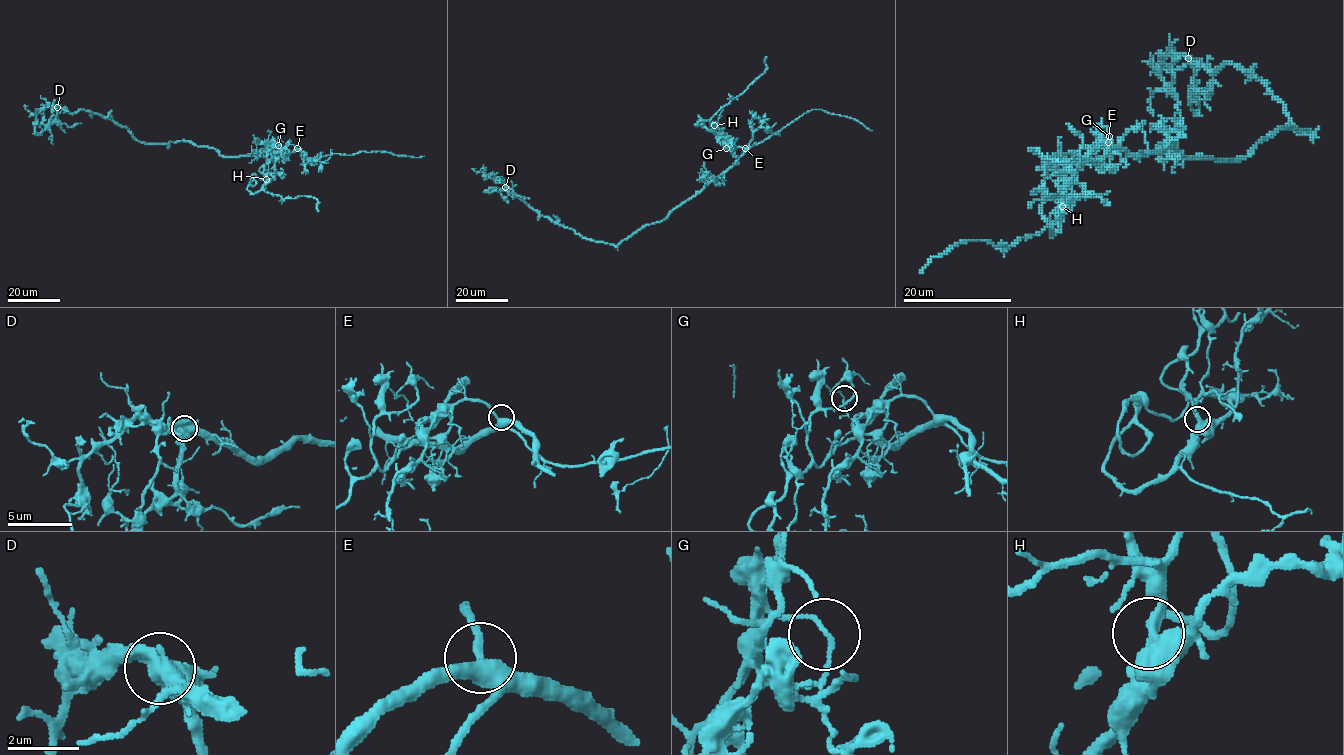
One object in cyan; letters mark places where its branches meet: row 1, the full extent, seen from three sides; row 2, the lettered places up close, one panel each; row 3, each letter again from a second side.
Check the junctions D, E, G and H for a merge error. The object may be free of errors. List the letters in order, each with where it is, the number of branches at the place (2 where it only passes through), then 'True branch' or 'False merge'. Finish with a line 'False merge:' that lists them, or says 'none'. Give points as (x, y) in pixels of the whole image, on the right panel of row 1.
D: Place: (1188, 58). Branches: 3. True branch
E: Place: (1108, 142). Branches: 3. True branch
G: Place: (1109, 136). Branches: 2. False merge
H: Place: (1062, 206). Branches: 2. True branch
False merge: G

